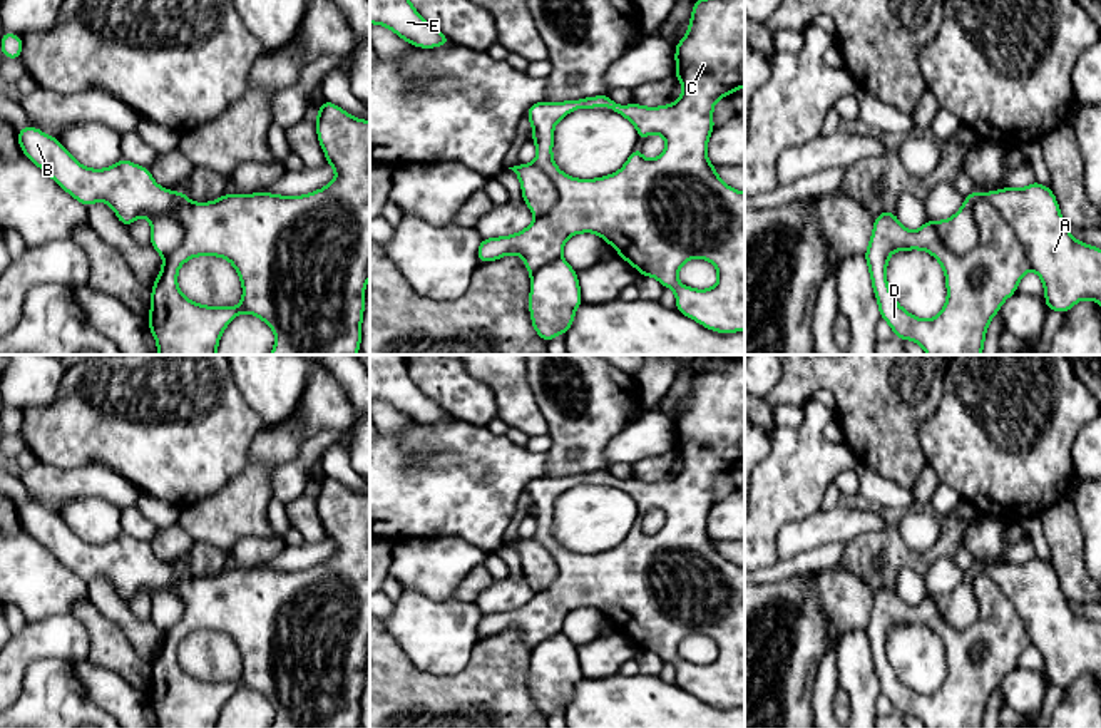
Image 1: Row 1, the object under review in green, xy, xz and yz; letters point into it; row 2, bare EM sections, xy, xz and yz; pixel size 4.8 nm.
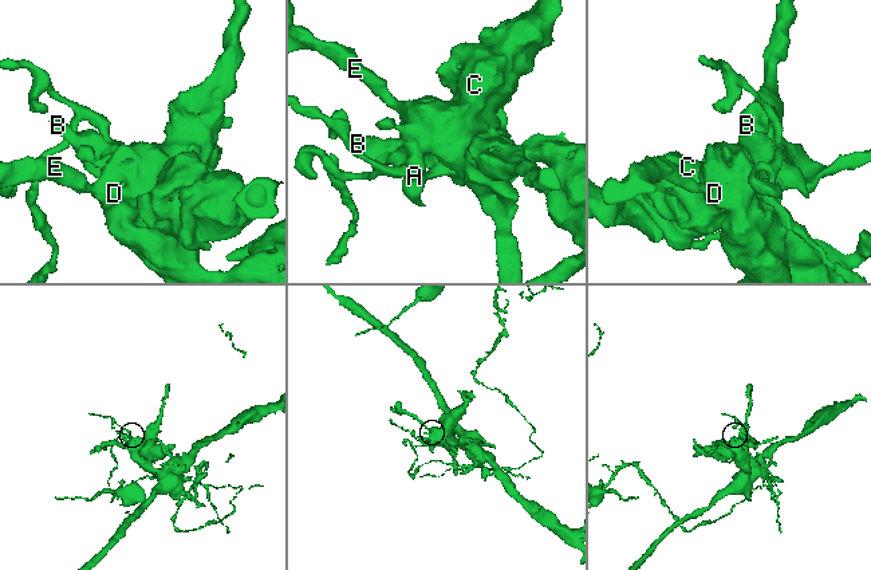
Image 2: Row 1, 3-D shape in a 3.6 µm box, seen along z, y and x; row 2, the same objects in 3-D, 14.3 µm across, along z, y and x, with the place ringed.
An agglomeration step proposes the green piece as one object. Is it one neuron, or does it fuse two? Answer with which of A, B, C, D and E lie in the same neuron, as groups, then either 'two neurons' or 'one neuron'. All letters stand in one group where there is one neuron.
A / B C D E; two neurons

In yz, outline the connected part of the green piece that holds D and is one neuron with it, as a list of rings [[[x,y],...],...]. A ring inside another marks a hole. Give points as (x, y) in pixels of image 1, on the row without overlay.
[[[977,571],[972,591],[979,616],[965,629],[950,628],[930,594],[917,606],[905,604],[888,586],[873,596],[865,636],[880,693],[890,700],[894,711],[919,718],[925,728],[982,728],[992,691],[1032,644],[1019,613],[989,574]],[[900,624],[927,626],[940,638],[947,674],[935,693],[917,693],[894,673],[887,639],[890,629]]]

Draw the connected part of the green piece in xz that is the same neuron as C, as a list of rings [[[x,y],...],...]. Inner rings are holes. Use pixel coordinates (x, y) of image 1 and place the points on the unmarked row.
[[[733,356],[714,372],[694,373],[689,402],[686,412],[676,420],[676,454],[683,460],[679,474],[668,480],[646,482],[639,479],[619,480],[609,470],[584,472],[564,477],[534,477],[527,485],[532,499],[532,515],[537,524],[534,539],[540,542],[557,564],[557,577],[540,592],[535,592],[524,606],[485,613],[477,624],[479,638],[500,634],[507,629],[520,629],[527,646],[532,649],[545,638],[562,633],[566,616],[581,608],[599,609],[611,619],[619,633],[632,639],[641,651],[656,653],[664,663],[671,663],[676,669],[676,684],[684,691],[698,696],[701,701],[714,708],[745,706],[745,567],[725,559],[716,542],[708,536],[708,514],[716,502],[713,497],[714,479],[735,465],[745,462],[745,361]],[[609,482],[612,487],[624,490],[636,504],[639,515],[651,509],[661,509],[666,522],[656,534],[644,534],[638,520],[626,539],[604,552],[576,554],[564,549],[552,531],[556,499],[576,484]],[[693,634],[709,636],[718,644],[718,658],[709,664],[694,664],[684,661],[678,654],[679,643]]]

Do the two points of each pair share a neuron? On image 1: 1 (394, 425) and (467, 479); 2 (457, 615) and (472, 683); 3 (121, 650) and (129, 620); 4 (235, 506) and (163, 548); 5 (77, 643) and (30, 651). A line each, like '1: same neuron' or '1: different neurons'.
1: different neurons
2: different neurons
3: different neurons
4: same neuron
5: same neuron

